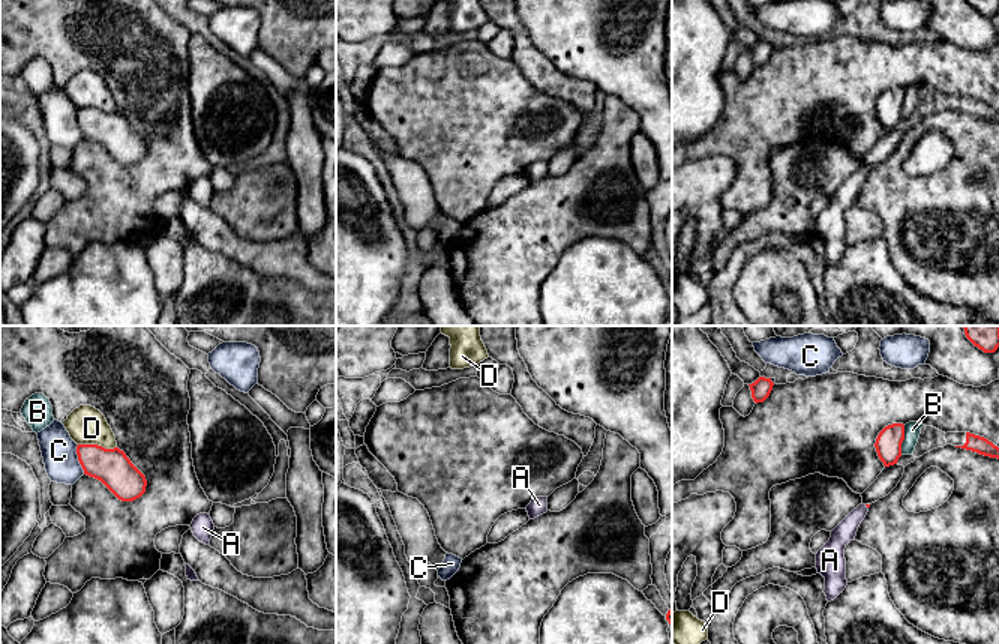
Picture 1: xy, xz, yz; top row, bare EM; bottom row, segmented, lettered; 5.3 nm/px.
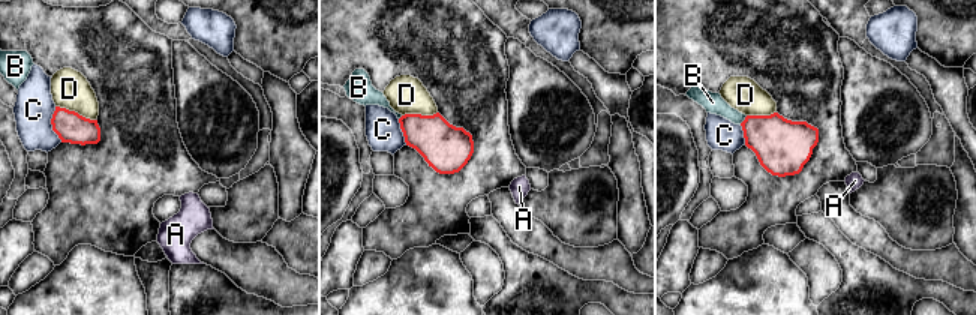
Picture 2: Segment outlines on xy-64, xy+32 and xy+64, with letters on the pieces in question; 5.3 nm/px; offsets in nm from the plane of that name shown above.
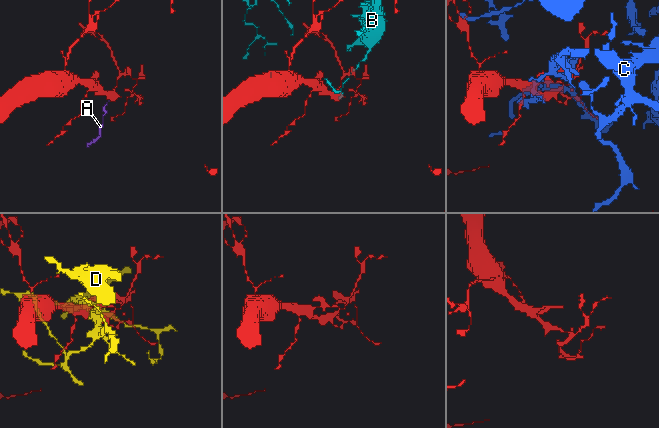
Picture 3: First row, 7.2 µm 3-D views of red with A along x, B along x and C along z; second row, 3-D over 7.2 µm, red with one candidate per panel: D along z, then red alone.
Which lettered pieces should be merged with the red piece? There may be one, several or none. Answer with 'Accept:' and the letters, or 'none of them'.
Accept: A

